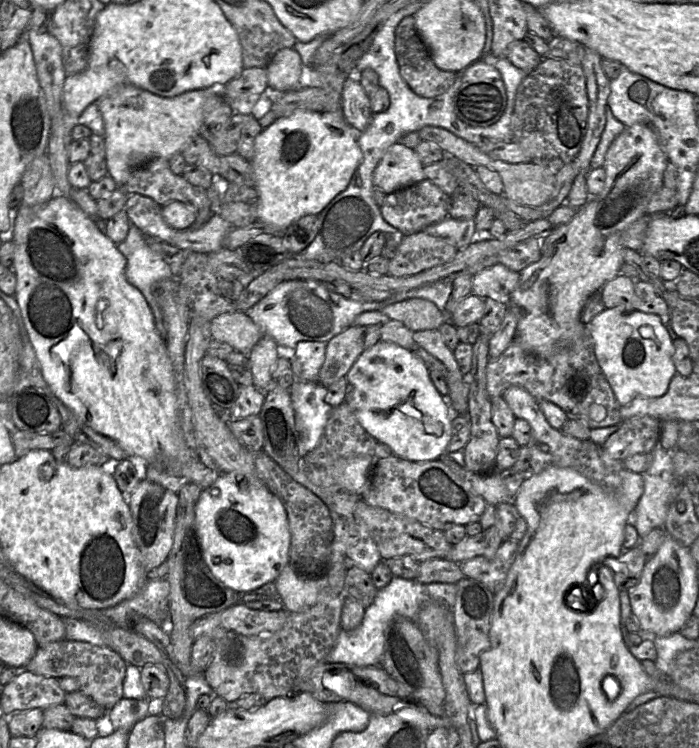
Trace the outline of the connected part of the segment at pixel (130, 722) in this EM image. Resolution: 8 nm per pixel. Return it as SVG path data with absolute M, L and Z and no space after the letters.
M122 698L107 711L113 730L129 731L139 721L148 716L150 698Z

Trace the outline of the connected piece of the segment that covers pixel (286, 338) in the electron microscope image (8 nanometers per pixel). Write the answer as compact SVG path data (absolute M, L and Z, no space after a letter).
M294 279L279 283L246 313L261 327L264 334L272 337L278 345L296 350L297 344L302 341L327 343L351 326L359 314L366 311L381 311L387 305L406 299L428 300L444 312L451 293L452 281L440 280L420 288L392 293L388 299L383 301L363 302L343 297L315 281Z

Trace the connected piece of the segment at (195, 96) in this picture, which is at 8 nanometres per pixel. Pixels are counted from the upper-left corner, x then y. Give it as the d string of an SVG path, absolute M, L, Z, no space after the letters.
M122 84L97 101L105 127L106 162L108 175L123 186L137 168L156 158L170 159L182 153L189 142L200 134L204 105L211 95L222 95L223 87L187 91L174 97L162 97L131 84Z

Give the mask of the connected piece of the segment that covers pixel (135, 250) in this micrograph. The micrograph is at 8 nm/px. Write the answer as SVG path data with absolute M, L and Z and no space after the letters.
M131 224L124 241L117 245L127 260L125 275L130 284L146 296L154 314L157 329L165 336L163 316L153 293L153 285L174 277L168 263L150 249L146 235Z

